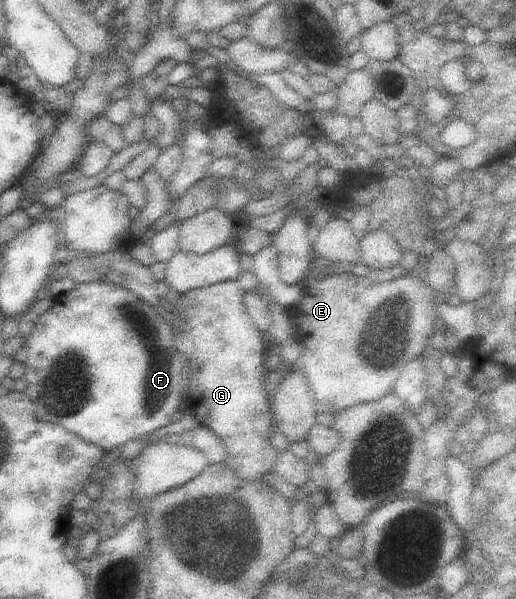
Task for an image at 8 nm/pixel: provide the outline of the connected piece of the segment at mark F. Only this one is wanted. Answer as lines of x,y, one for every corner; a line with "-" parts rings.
105,280
103,282
74,284
73,288
64,294
56,295
53,298
53,305
35,319
30,334
25,338
25,344
27,344
27,348
25,348
27,350
27,362
25,362
25,376
23,378
27,380
27,384
31,384
31,386
25,388
25,394
29,396
29,400
33,404
36,418
41,418
43,422
49,422
49,424
62,426
67,432
77,434
83,442
95,444
95,446
102,448
105,453
110,452
108,455
111,457
129,440
151,434
154,430
163,428
166,424
173,422
177,417
179,397
186,376
181,374
181,358
179,358
179,354
173,346
171,328
165,320
161,320
161,316
149,304
145,304
142,298
133,294
131,290
123,288
123,286
115,286
115,284
105,282

